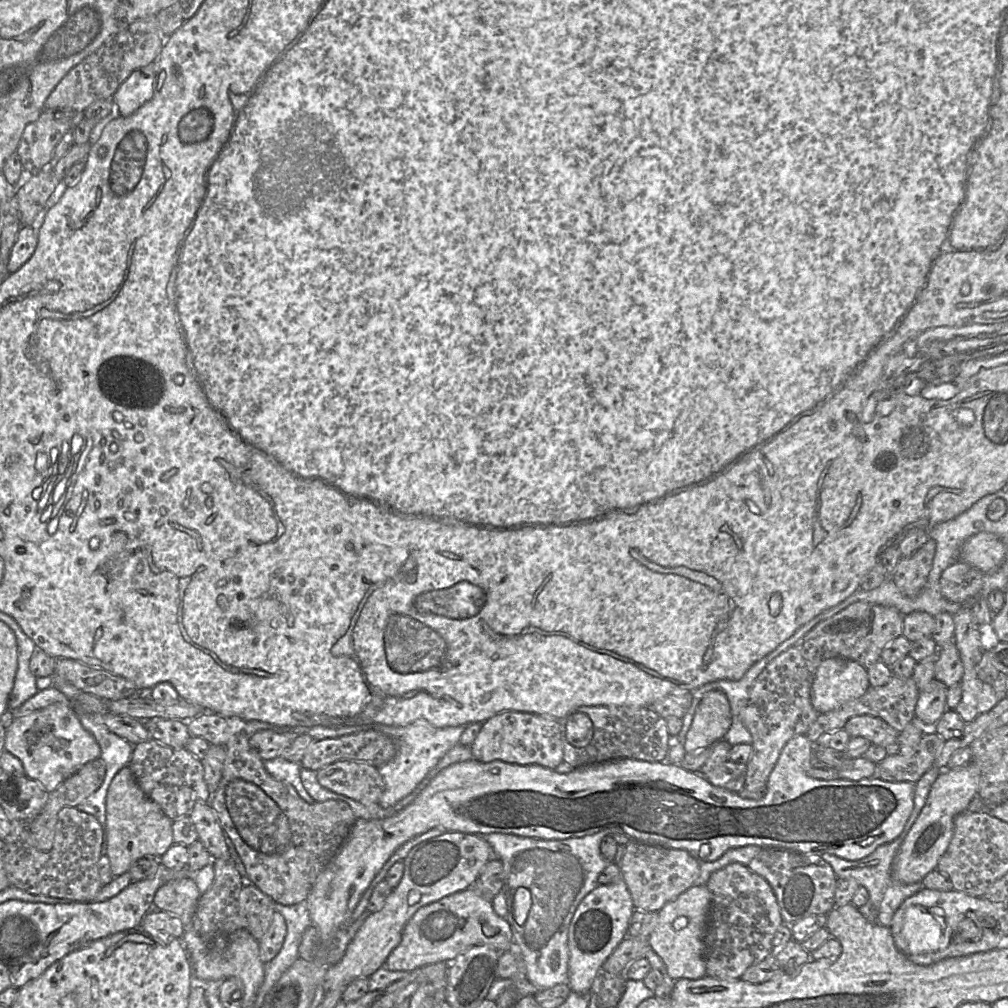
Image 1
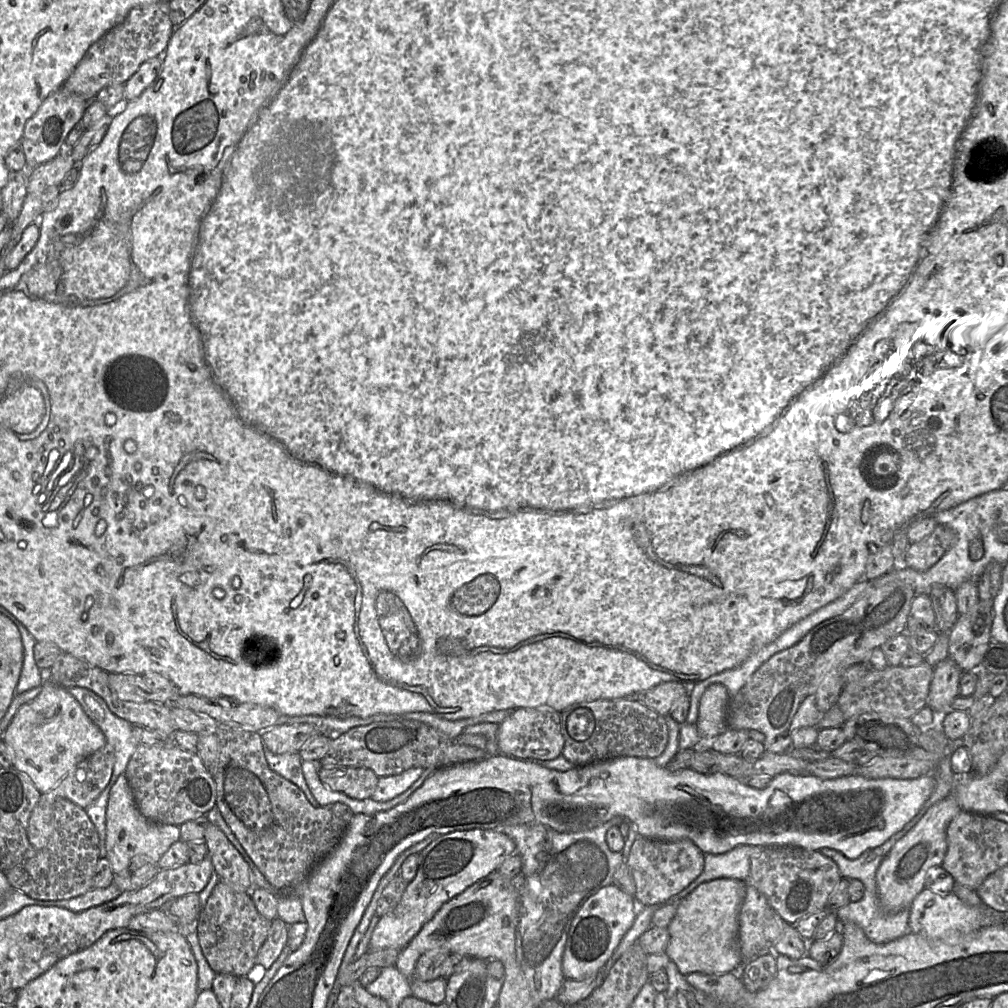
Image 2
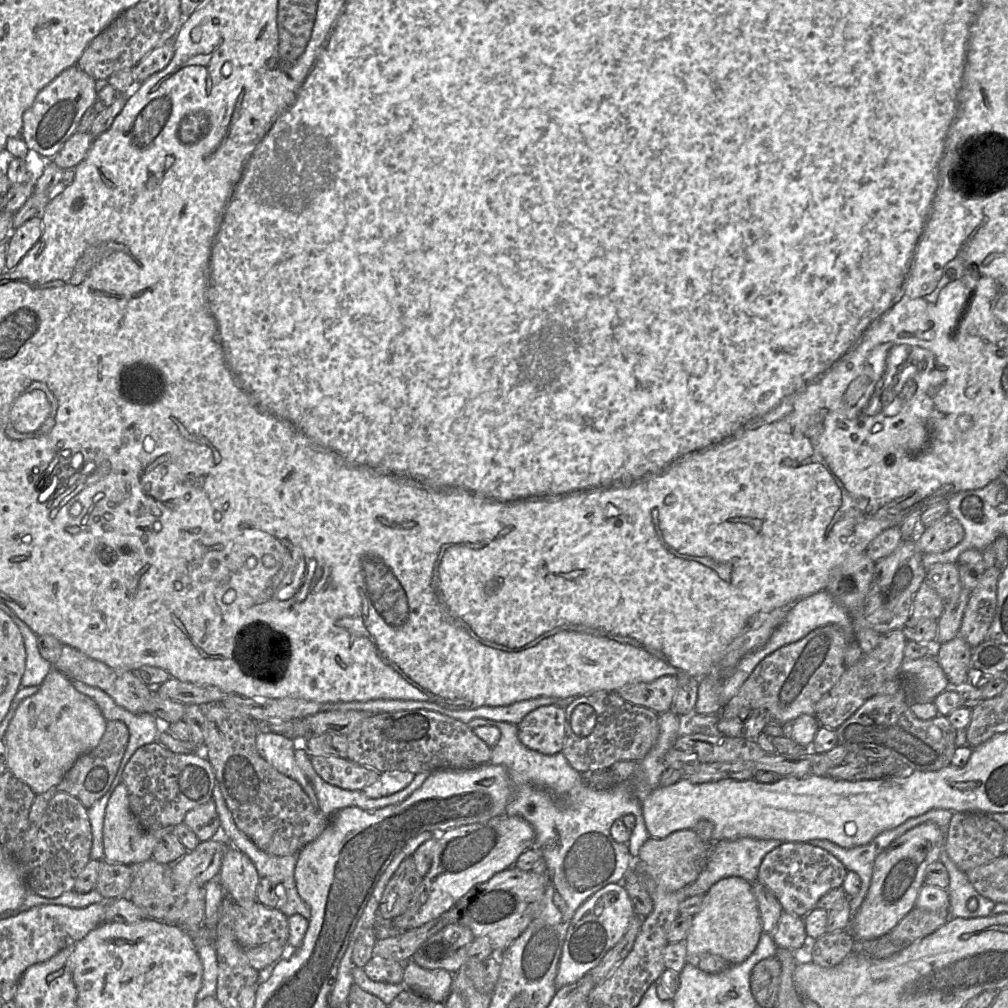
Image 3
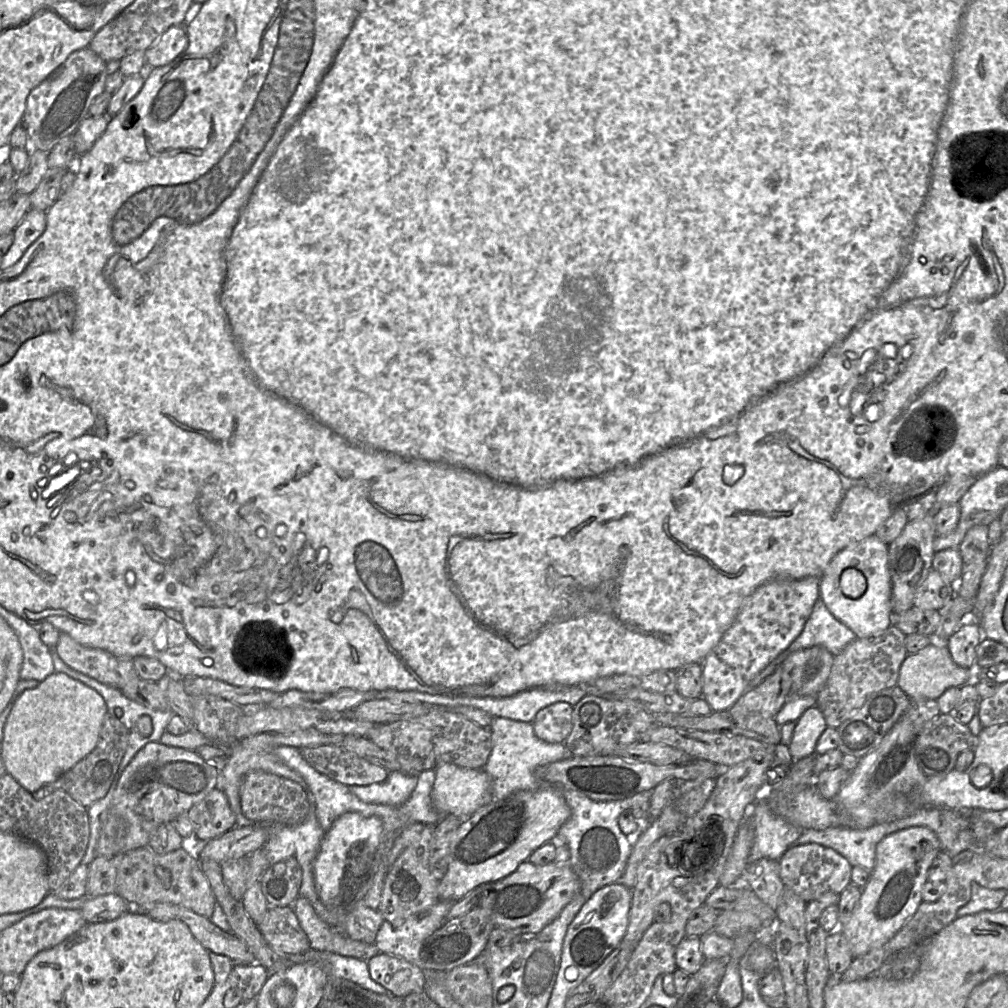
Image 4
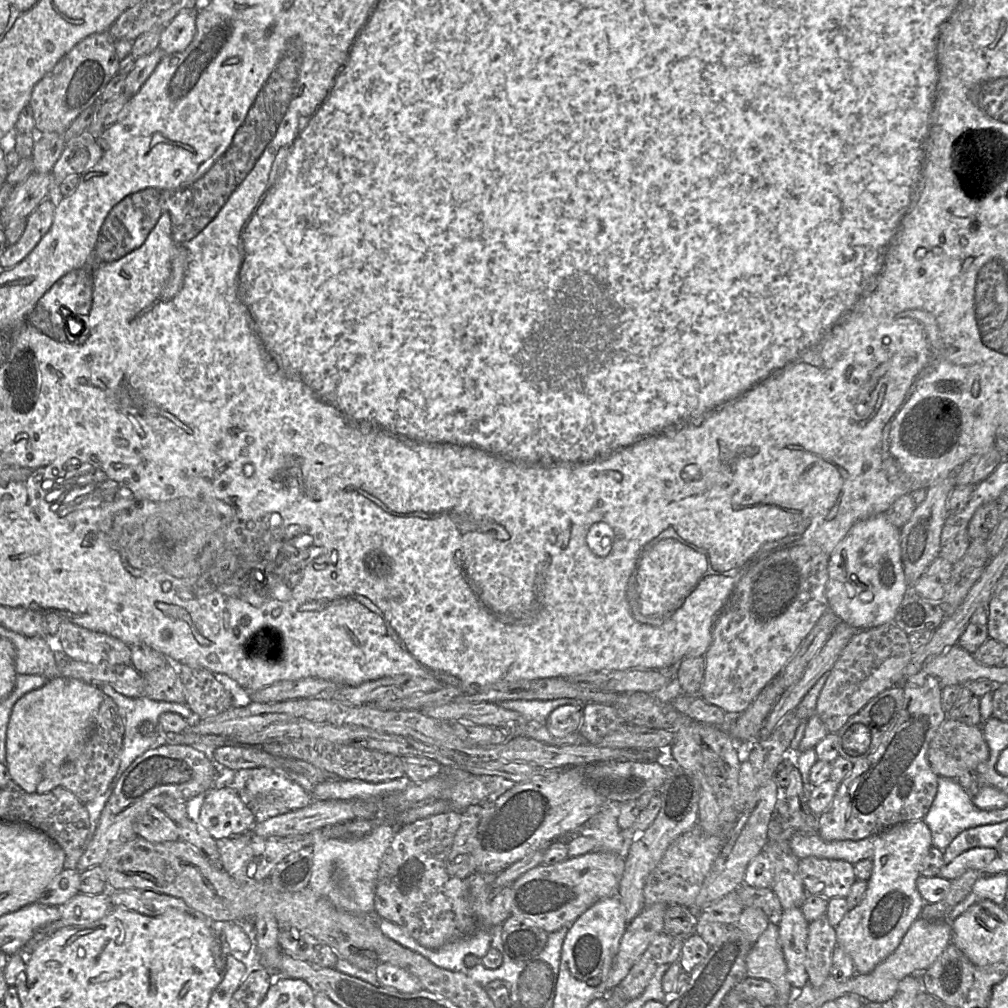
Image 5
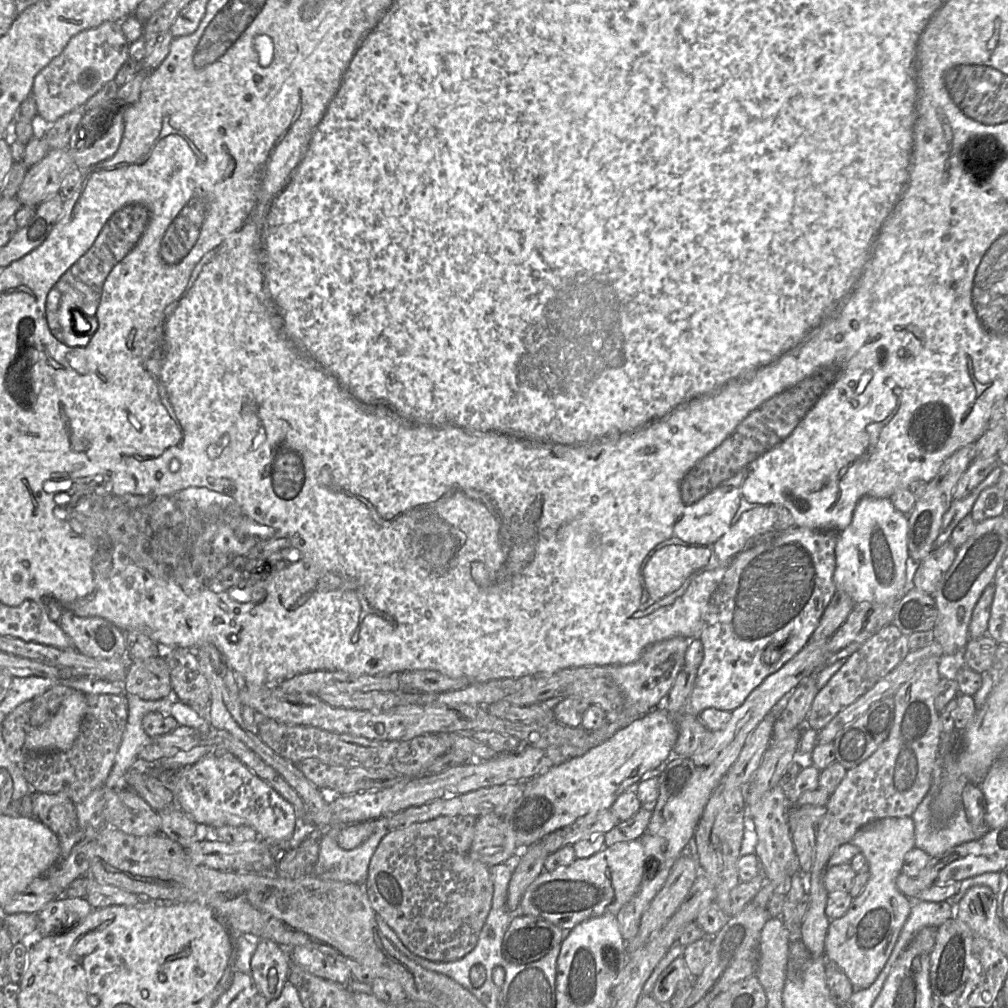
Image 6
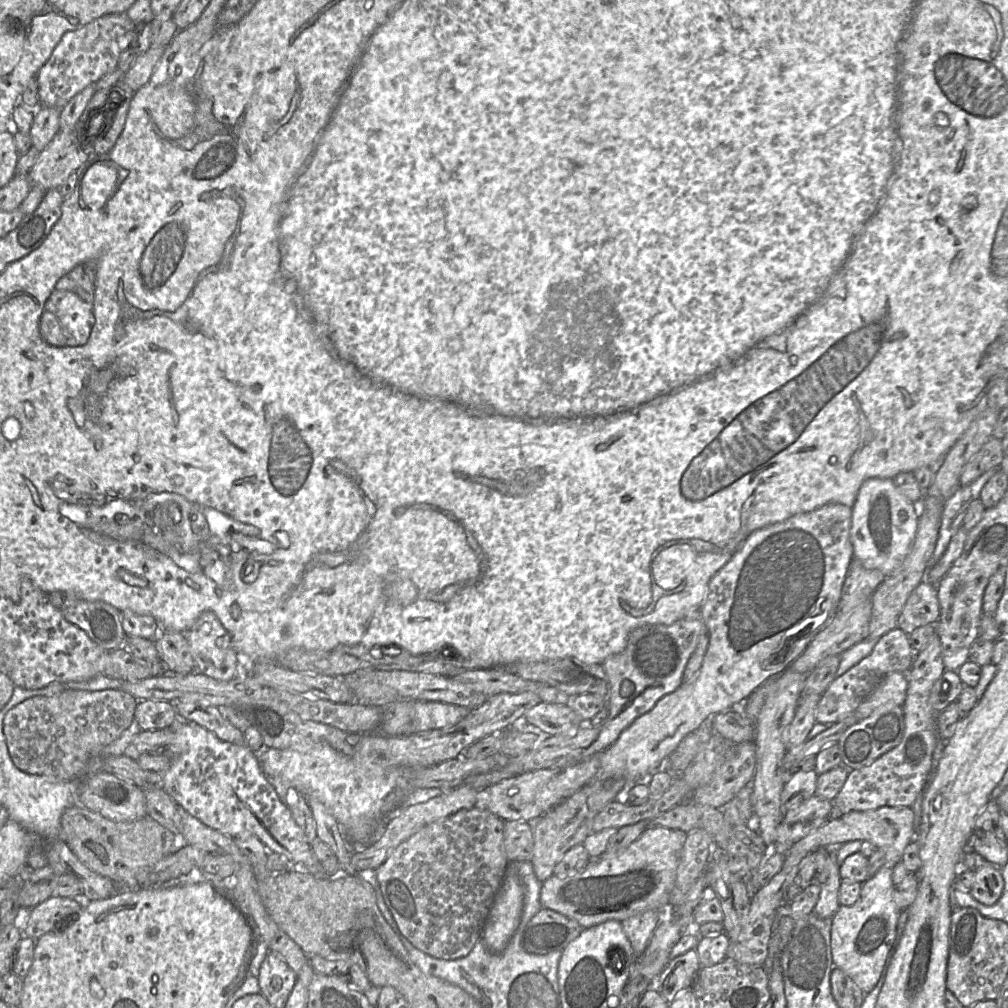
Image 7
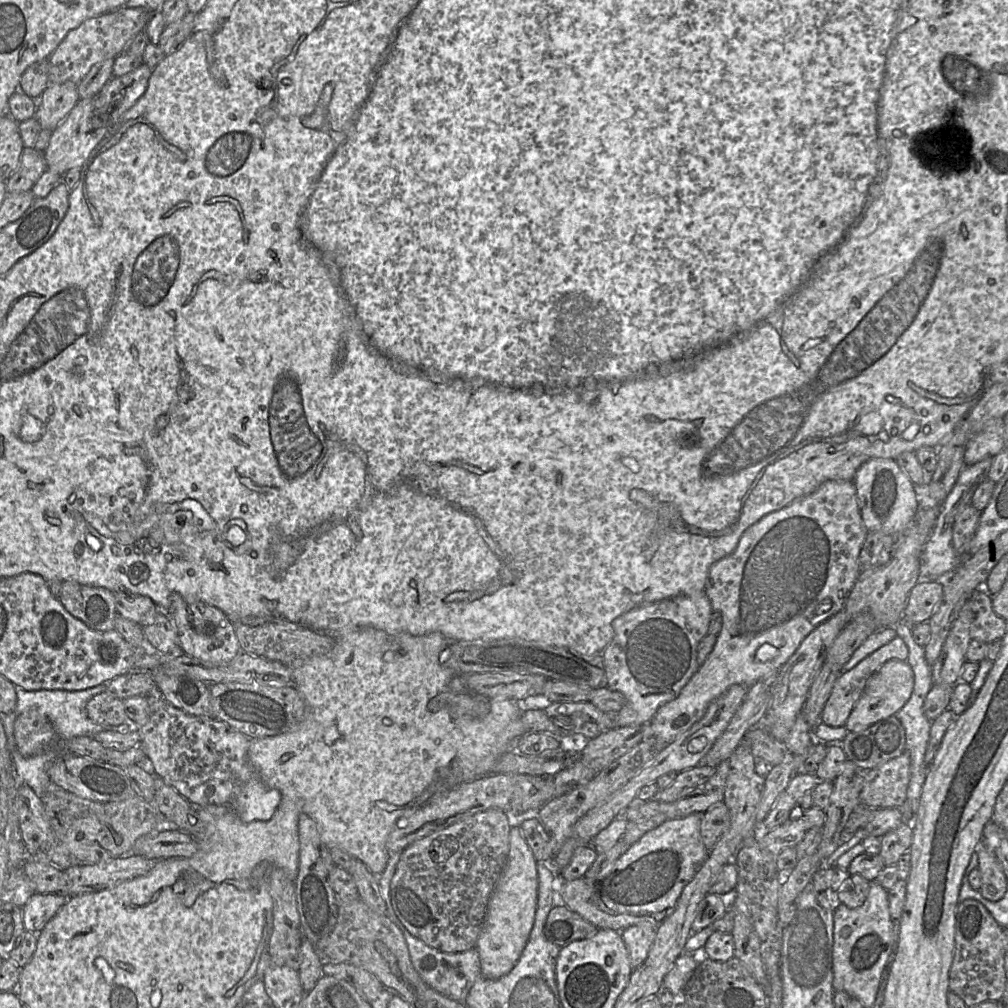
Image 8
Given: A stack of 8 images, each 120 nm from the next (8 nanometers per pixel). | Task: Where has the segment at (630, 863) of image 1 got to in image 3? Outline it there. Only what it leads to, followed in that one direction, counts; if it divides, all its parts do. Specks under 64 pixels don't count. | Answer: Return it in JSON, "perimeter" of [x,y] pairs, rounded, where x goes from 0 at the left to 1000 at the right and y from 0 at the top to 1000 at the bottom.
{"perimeter":[[[675,823],[659,832],[644,830],[636,839],[629,861],[634,868],[645,869],[662,884],[673,884],[688,876],[699,861],[704,839],[697,835],[688,823]]]}

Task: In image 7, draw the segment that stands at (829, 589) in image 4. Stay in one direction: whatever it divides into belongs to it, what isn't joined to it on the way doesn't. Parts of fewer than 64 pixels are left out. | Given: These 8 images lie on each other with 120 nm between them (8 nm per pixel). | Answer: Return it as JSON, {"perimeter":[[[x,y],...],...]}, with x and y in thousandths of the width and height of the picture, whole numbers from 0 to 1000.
{"perimeter":[[[886,475],[858,476],[845,503],[843,536],[846,542],[846,555],[852,557],[860,564],[872,565],[878,571],[884,569],[893,562],[903,547],[911,523],[911,513],[911,501],[891,487]]]}

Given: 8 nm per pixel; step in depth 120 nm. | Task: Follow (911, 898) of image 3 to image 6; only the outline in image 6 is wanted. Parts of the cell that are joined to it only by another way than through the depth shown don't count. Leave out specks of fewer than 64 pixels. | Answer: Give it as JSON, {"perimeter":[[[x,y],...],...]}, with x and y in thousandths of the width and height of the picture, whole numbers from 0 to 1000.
{"perimeter":[[[905,810],[870,813],[853,821],[842,835],[852,840],[859,850],[862,872],[855,885],[846,892],[839,906],[823,915],[818,932],[818,948],[838,964],[848,981],[858,981],[868,973],[877,960],[904,904],[905,893],[890,882],[888,874],[895,865],[898,848],[908,840],[908,816]]]}

